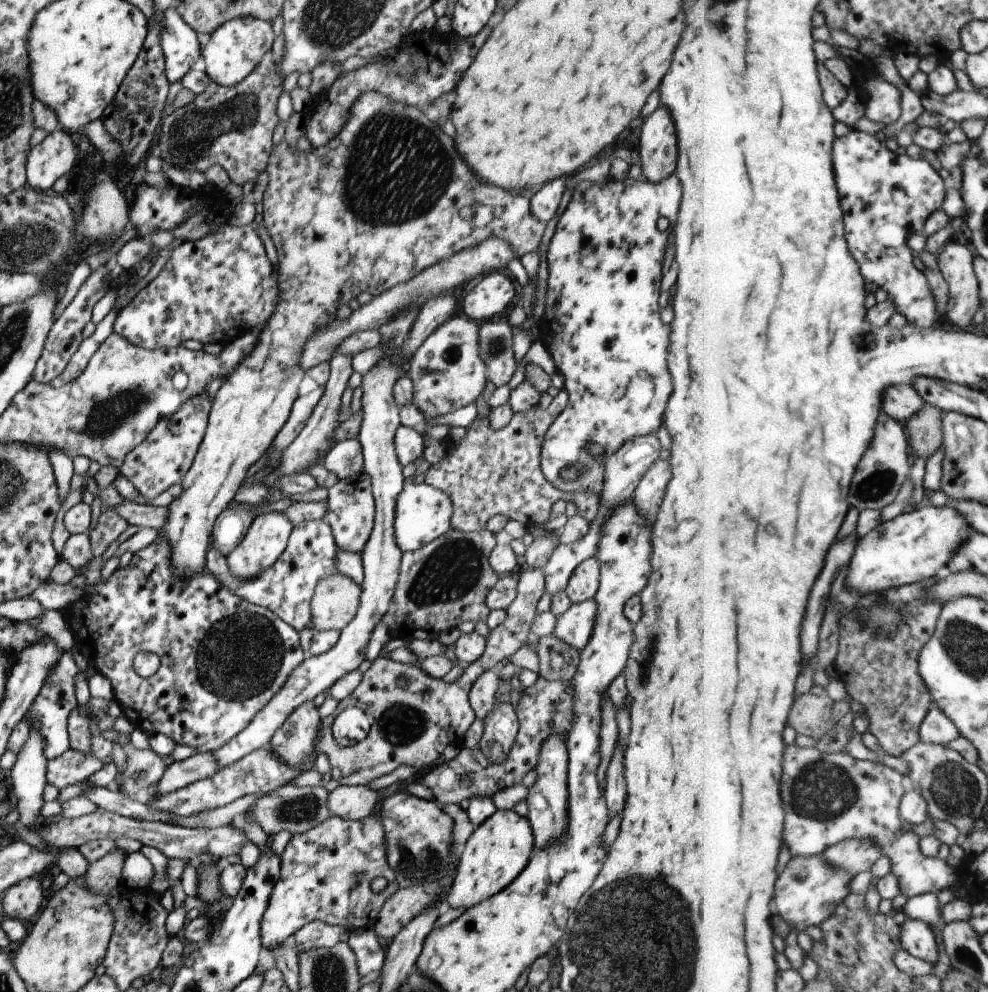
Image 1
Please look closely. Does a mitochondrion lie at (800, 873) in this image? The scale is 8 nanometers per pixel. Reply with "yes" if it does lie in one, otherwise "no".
yes

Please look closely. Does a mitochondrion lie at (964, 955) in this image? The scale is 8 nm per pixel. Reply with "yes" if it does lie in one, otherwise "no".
yes

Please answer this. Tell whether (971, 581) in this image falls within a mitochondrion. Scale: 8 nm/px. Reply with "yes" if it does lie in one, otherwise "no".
no

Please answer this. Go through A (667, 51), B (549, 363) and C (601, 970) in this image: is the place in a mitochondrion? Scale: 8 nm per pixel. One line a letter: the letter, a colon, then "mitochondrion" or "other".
A: other
B: other
C: mitochondrion

